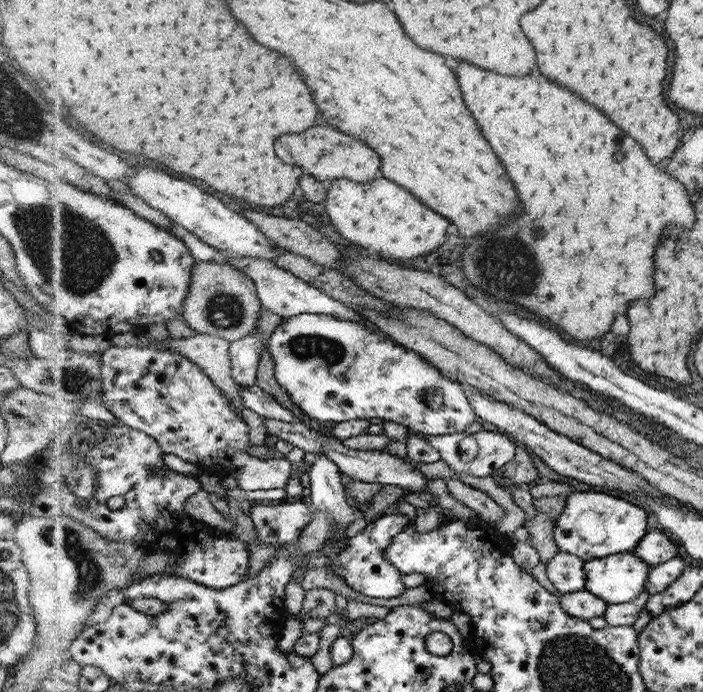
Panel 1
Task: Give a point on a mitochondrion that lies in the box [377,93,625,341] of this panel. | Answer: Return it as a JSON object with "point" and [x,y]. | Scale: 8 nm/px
{"point":[515,271]}

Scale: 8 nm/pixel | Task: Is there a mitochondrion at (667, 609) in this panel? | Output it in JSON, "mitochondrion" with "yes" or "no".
{"mitochondrion":"no"}

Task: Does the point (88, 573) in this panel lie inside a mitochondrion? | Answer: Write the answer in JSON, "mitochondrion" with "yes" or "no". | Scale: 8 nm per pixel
{"mitochondrion":"yes"}

